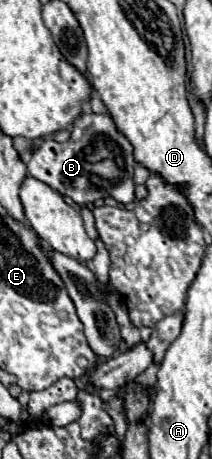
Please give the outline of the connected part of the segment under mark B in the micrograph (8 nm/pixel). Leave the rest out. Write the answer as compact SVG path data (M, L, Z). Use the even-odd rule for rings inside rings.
M84 113L84 115L80 115L74 121L74 129L72 129L70 141L58 143L52 137L44 139L42 145L36 147L36 153L30 157L26 167L28 167L28 175L30 177L40 179L42 183L50 185L60 195L70 197L78 205L94 203L98 199L106 199L108 195L112 195L118 203L130 203L130 201L134 201L132 175L134 175L134 165L136 165L136 161L134 161L134 157L130 153L132 153L132 145L128 143L128 139L122 133L116 131L116 125L114 125L114 121L112 121L112 117L108 113L104 113L104 115ZM108 147L112 147L116 167L118 167L118 171L122 171L118 181L116 181L116 185L114 185L114 179L104 183L104 181L96 181L96 177L94 177L96 163L102 161L100 149L106 149L108 157L112 155L112 151ZM130 185L132 185L132 193L130 193ZM130 195L132 195L132 199L130 199Z

